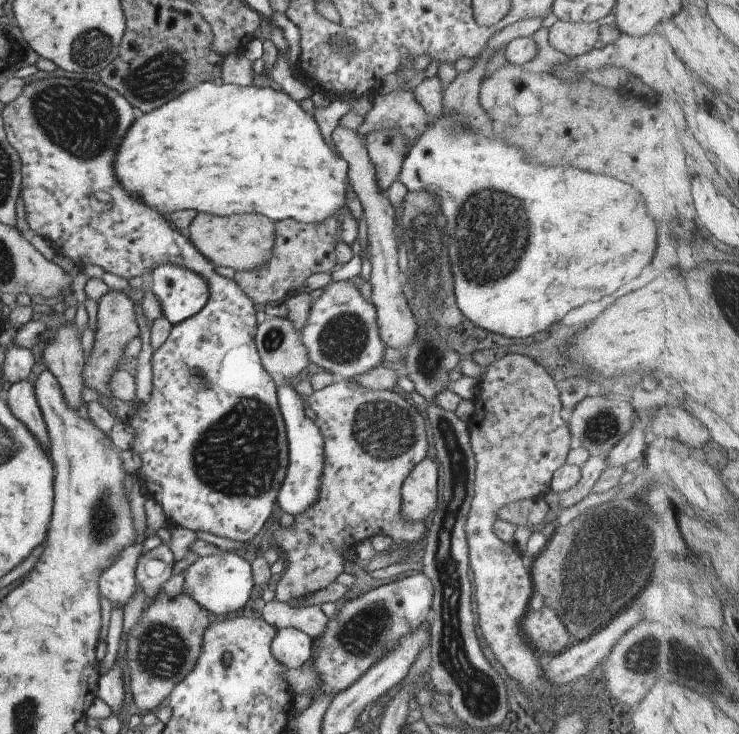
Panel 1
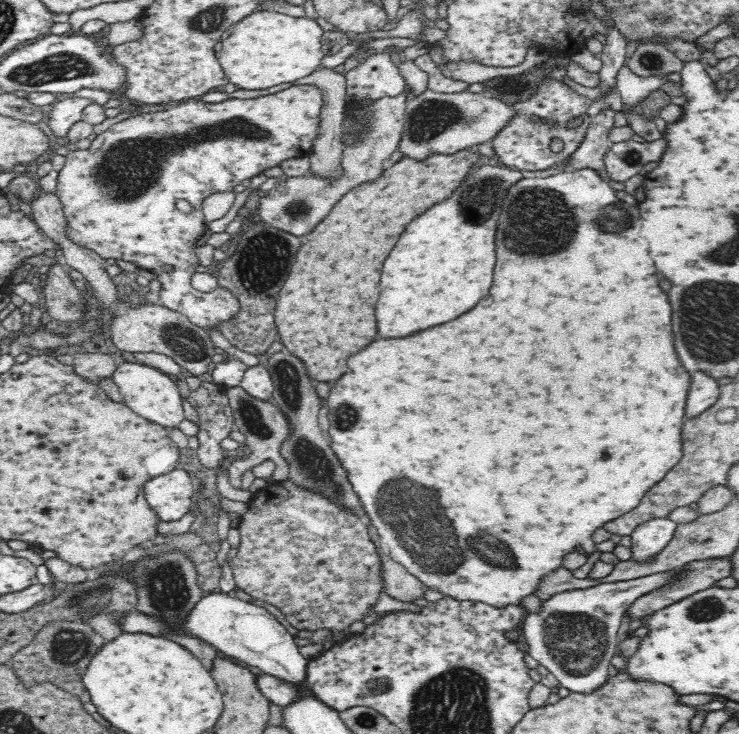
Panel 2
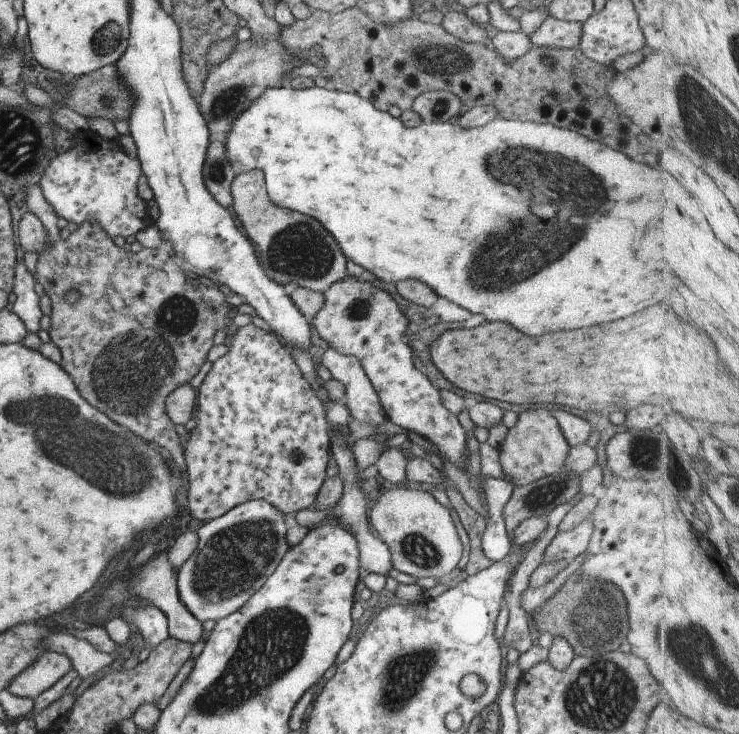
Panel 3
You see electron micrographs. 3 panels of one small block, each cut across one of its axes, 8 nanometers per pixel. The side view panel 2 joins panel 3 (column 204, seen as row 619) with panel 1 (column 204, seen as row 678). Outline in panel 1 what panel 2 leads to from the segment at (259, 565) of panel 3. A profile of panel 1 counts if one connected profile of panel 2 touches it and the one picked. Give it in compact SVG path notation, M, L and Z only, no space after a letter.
M217 550L207 556L197 556L196 560L183 571L181 592L191 596L191 600L197 602L201 609L219 617L233 614L236 610L249 604L253 585L253 576L248 560L243 560L240 553Z

